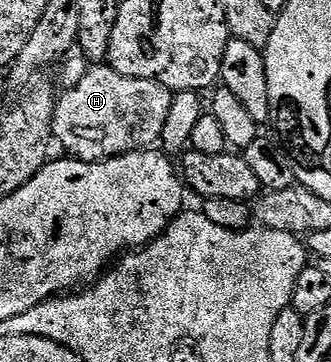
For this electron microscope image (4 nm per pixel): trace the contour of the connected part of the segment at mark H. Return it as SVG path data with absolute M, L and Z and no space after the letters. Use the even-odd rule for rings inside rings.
M97 65L93 69L94 71L87 72L65 96L61 95L56 100L54 140L58 144L61 142L72 158L82 159L84 163L98 163L104 159L114 159L117 155L152 148L161 138L163 125L167 125L167 113L171 113L174 92L153 77L138 77L133 73L120 75L108 65Z

